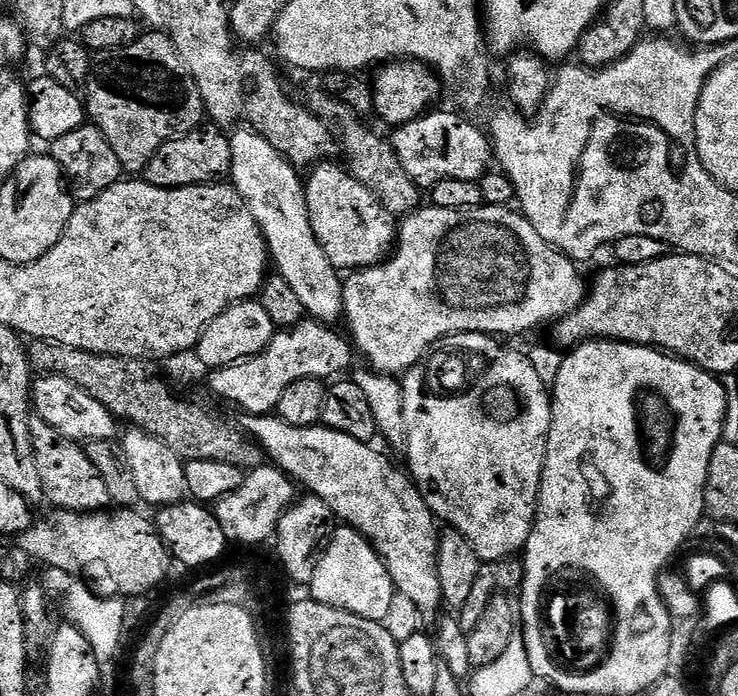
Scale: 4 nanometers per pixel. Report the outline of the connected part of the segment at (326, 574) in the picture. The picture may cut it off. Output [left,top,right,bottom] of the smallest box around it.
[310,526,396,618]

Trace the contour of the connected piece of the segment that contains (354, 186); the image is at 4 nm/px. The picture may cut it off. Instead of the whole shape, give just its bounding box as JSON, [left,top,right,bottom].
[306,162,398,270]

